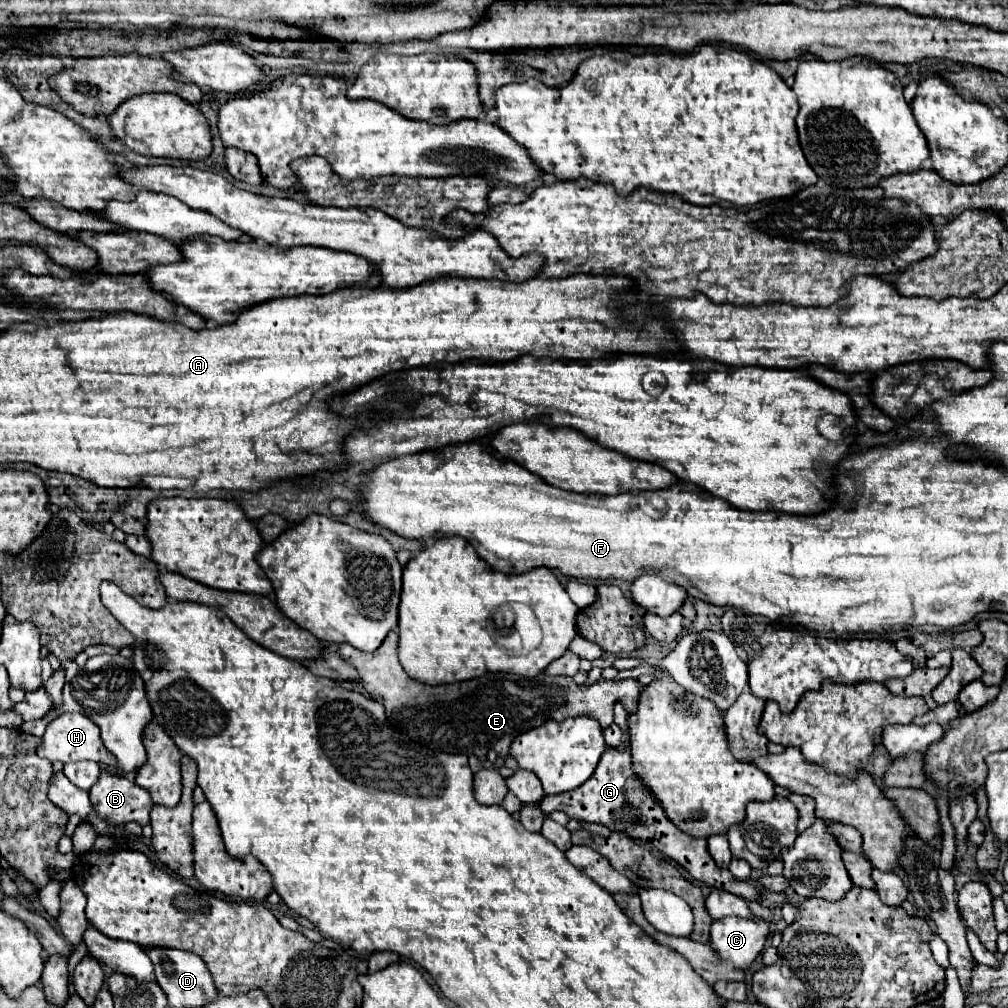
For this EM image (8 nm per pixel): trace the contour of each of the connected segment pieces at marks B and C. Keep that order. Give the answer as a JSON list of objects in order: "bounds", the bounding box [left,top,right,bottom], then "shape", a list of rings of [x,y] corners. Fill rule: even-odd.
[{"bounds":[89,771,155,825],"shape":[[[101,771],[101,777],[89,789],[89,799],[97,815],[111,825],[129,821],[147,825],[149,811],[155,805],[143,787],[109,771]]]},{"bounds":[711,917,769,969],"shape":[[[725,917],[711,923],[711,947],[737,969],[747,969],[763,951],[769,933],[769,923],[759,917]]]}]

